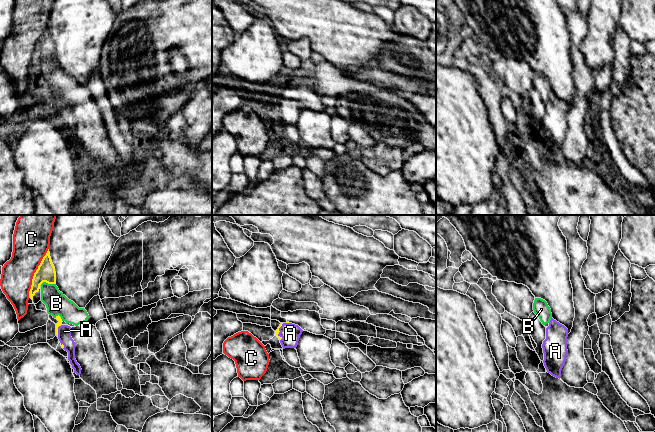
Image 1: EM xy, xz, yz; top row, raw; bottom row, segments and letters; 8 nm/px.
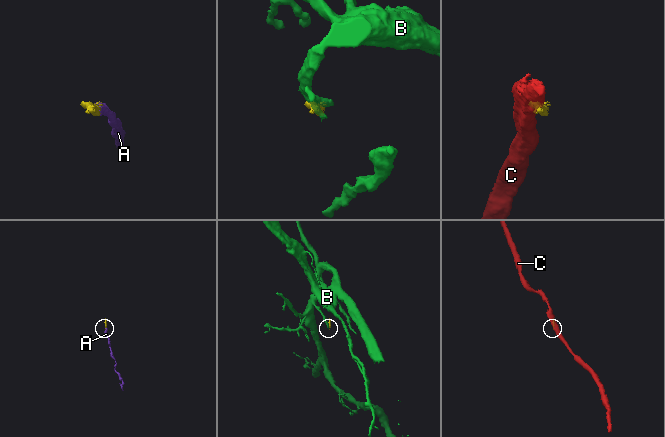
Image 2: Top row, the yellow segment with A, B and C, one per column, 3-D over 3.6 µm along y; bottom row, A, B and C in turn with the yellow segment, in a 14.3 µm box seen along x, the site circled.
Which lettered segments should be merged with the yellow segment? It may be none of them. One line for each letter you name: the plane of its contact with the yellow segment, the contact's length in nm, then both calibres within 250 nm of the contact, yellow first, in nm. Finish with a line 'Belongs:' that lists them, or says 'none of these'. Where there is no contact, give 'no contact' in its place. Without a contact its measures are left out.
A: meets yellow in xy; contact 110 nm long; 40 nm thick on the yellow side, 110 nm on the other
Belongs: A

